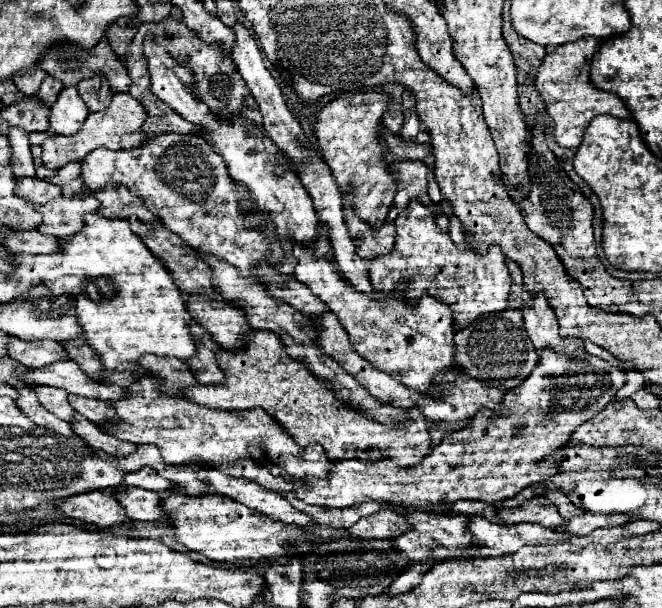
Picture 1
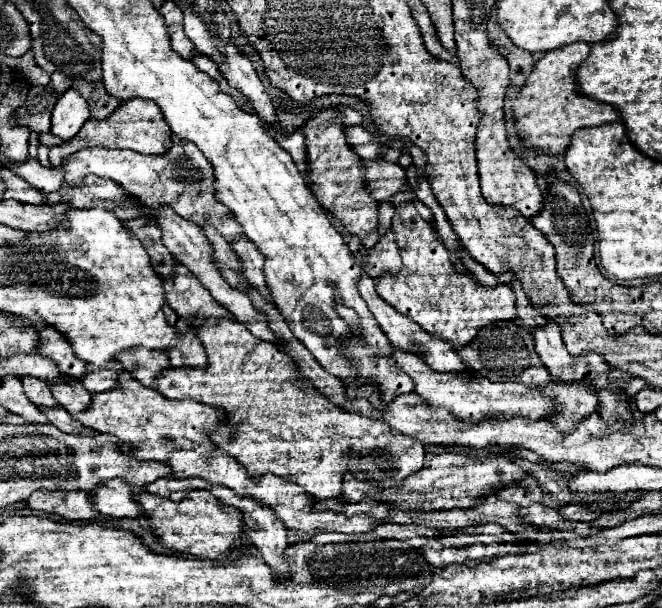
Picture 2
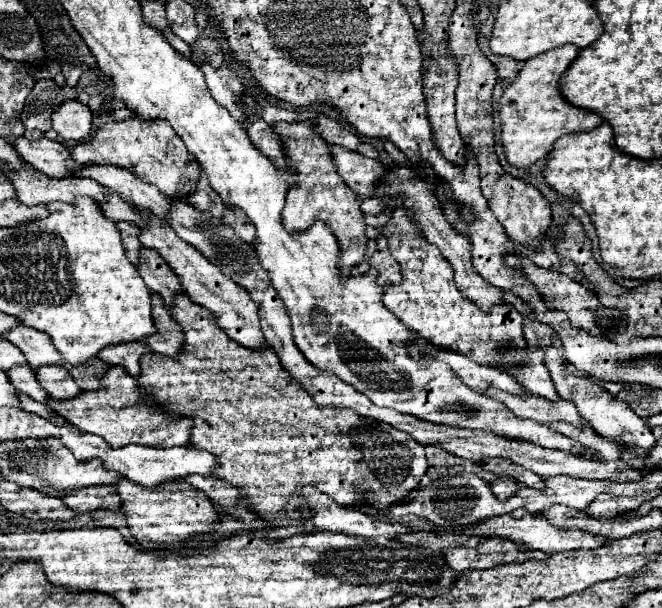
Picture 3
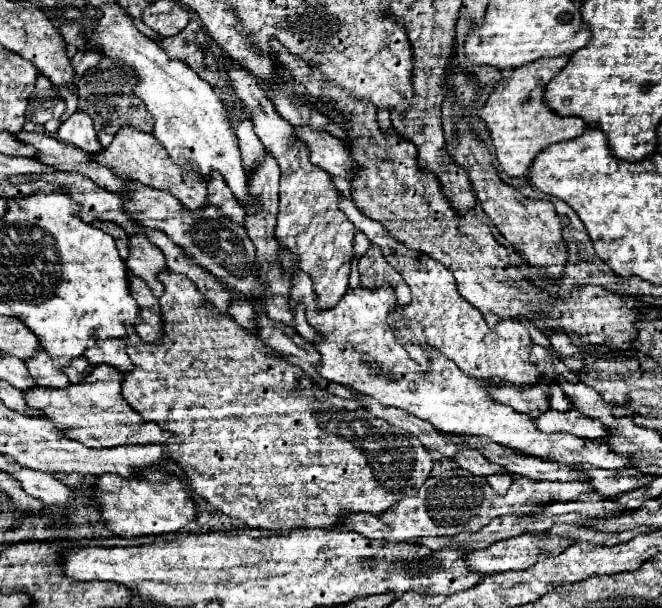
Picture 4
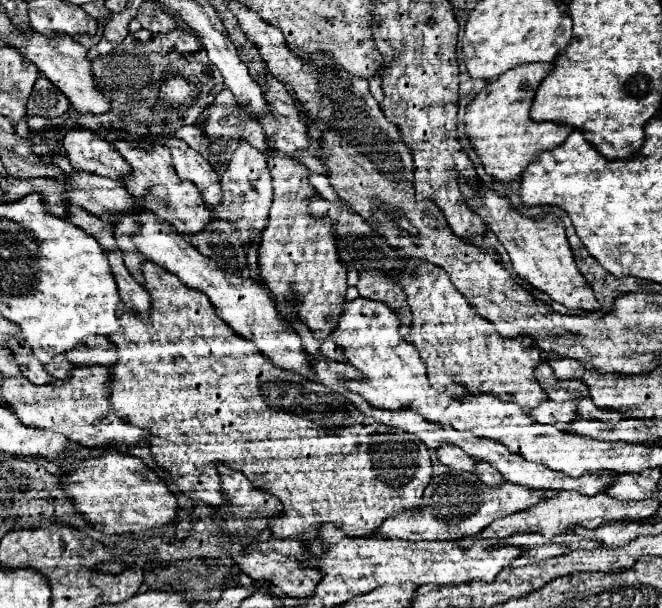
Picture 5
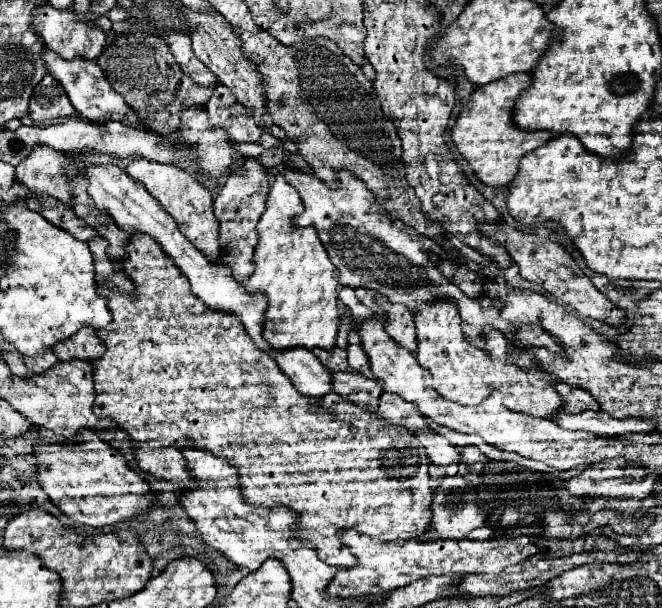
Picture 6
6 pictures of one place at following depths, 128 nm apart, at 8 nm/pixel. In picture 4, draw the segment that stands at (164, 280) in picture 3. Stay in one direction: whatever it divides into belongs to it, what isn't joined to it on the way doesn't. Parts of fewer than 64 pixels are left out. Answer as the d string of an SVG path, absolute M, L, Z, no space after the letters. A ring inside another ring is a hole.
M136 232L128 238L128 250L130 250L126 260L128 270L138 278L142 278L152 290L152 294L160 298L164 292L164 286L158 280L158 274L166 270L166 264L162 264L164 254L144 236L144 232Z

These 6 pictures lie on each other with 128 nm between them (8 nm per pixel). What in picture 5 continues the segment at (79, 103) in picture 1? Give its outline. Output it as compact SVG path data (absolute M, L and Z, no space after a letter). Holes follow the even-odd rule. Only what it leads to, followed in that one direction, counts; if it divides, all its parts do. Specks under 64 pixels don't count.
M86 128L66 132L64 150L74 170L78 172L106 176L118 182L128 178L132 172L132 168L128 168L128 162L112 148L112 144L96 138L96 134Z

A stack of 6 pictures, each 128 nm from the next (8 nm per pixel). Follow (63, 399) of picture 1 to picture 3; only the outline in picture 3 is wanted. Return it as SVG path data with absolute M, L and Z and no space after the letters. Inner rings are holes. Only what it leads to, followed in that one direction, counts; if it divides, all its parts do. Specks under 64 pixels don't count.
M22 364L22 366L16 366L16 368L8 368L4 370L8 380L12 382L12 386L24 394L28 394L32 400L38 400L38 402L46 402L48 394L44 392L44 388L40 388L40 382L34 378L34 372L28 364Z

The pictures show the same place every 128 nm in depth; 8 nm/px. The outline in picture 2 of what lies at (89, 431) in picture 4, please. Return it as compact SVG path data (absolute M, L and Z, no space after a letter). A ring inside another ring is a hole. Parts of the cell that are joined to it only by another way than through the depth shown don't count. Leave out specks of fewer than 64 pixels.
M120 372L120 384L112 390L92 394L90 406L76 414L74 420L98 434L114 436L114 444L120 450L154 450L152 460L166 460L176 450L214 452L208 432L224 424L224 414L208 404L194 400L168 400L154 388L142 386L128 372Z

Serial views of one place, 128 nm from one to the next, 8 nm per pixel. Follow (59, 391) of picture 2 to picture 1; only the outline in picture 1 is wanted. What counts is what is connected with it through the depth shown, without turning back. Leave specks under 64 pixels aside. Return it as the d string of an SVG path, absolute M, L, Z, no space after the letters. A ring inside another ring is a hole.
M68 396L68 402L72 404L72 408L86 416L90 422L94 424L102 424L104 420L114 420L116 412L110 404L104 404L102 400L92 400L92 398L82 398L82 396Z

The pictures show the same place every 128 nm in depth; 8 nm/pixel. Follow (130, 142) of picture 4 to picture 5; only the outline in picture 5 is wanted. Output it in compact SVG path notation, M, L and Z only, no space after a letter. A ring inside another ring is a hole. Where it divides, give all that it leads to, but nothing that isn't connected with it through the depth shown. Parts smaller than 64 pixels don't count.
M118 140L114 142L114 148L122 154L122 158L132 166L132 176L124 180L128 192L142 200L142 206L146 206L150 212L154 212L160 220L168 220L174 224L174 228L180 234L196 234L206 228L210 220L214 220L214 214L208 210L208 204L204 202L198 186L188 180L180 180L174 166L172 156L166 146L160 144L140 144L132 146L130 142Z

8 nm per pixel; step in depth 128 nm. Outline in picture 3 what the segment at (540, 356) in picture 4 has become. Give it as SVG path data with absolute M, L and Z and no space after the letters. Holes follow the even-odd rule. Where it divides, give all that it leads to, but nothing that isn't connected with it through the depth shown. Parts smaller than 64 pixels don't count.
M526 316L526 322L528 322L528 328L524 328L524 336L526 336L526 342L530 348L546 348L546 346L560 346L560 338L556 338L556 334L536 322L536 320L530 320L530 316Z

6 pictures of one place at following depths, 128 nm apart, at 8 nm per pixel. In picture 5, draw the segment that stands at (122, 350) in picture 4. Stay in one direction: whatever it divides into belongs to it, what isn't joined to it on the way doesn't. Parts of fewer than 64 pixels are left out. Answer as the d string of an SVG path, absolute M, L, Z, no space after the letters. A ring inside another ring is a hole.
M90 336L84 342L80 342L76 348L72 348L70 352L66 352L68 362L82 364L82 366L94 366L94 364L102 364L102 366L112 366L116 360L116 346L100 336Z

